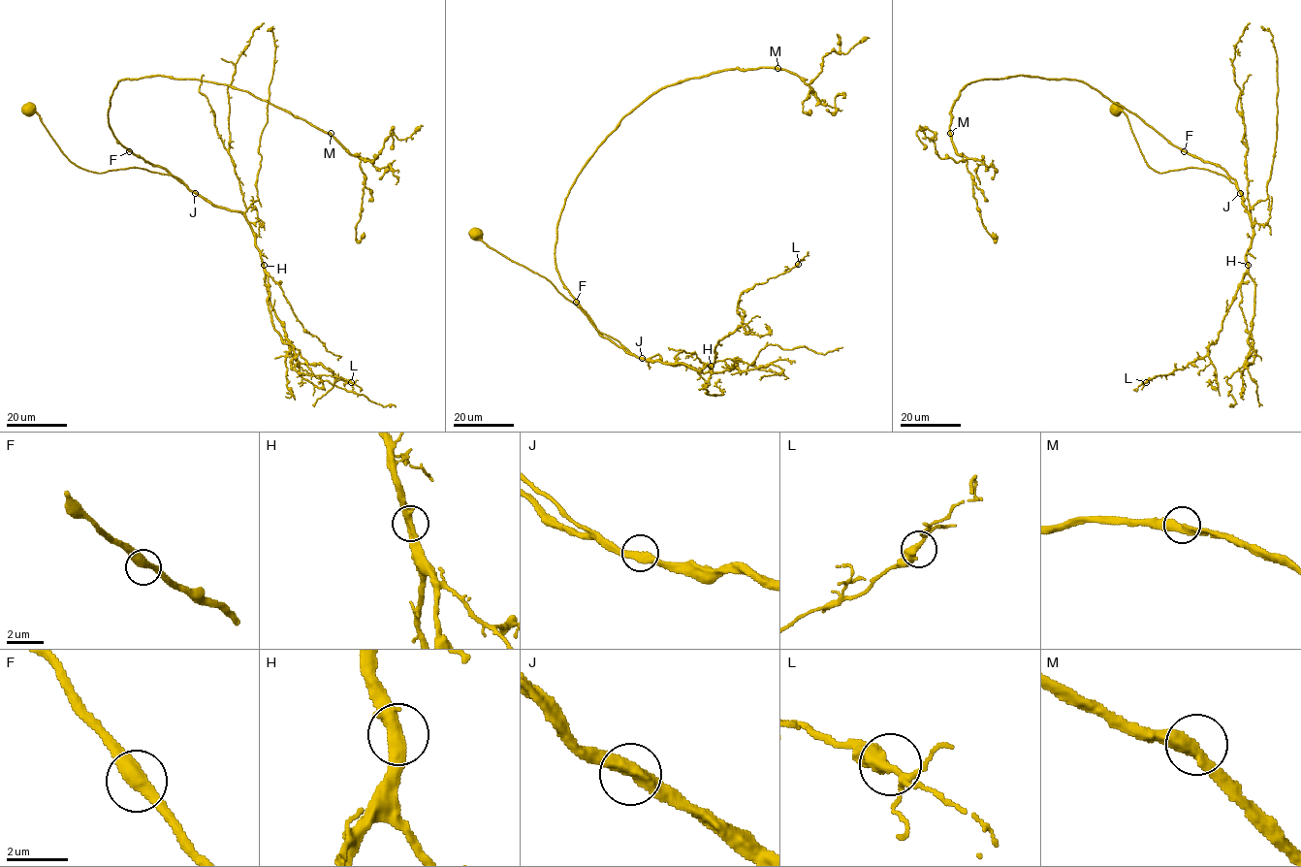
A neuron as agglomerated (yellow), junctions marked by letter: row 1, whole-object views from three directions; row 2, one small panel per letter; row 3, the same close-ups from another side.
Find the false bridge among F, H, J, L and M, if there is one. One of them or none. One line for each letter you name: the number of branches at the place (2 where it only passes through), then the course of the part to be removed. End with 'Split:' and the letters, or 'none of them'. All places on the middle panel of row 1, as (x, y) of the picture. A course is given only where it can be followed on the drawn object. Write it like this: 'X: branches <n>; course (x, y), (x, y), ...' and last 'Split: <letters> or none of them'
Split: none of them

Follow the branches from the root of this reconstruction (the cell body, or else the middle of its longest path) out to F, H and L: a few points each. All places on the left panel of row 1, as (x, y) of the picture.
F: (29, 110), (40, 116), (61, 151), (84, 170), (105, 173), (139, 167), (175, 177), (129, 151)
H: (29, 110), (61, 151), (84, 170), (139, 167), (172, 175), (213, 204), (239, 210), (264, 265)
L: (29, 110), (84, 170), (172, 175), (239, 210), (267, 274), (273, 328), (294, 347), (291, 369), (351, 382)

